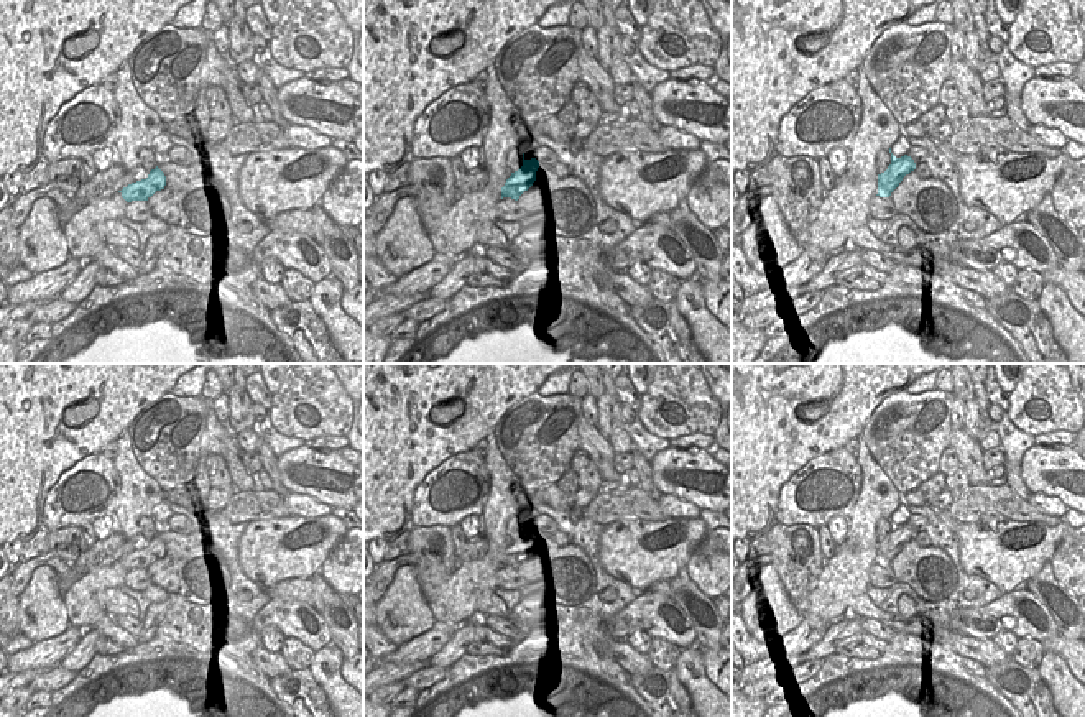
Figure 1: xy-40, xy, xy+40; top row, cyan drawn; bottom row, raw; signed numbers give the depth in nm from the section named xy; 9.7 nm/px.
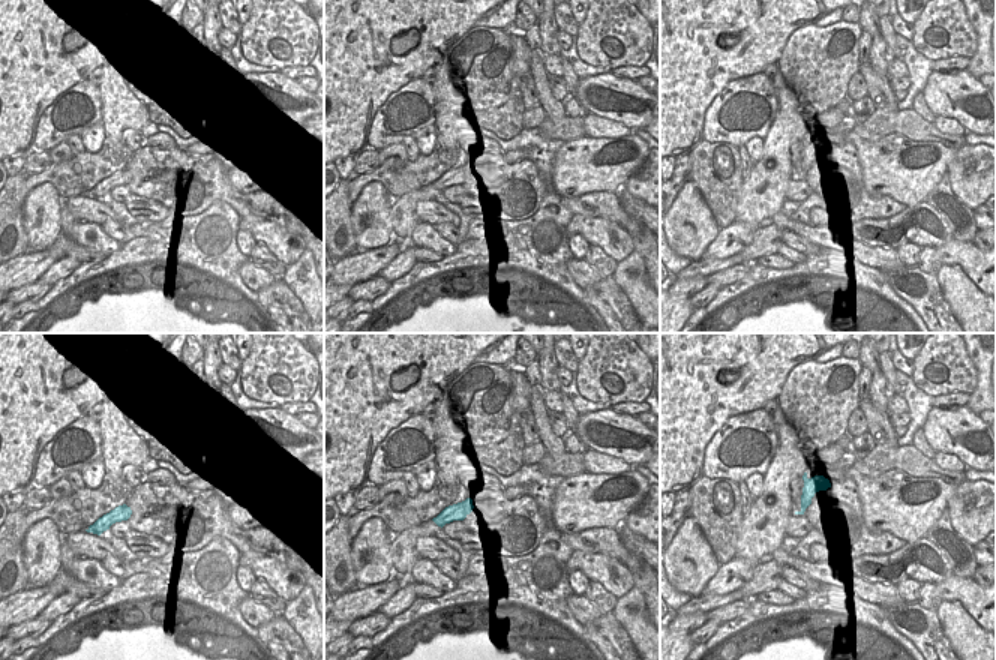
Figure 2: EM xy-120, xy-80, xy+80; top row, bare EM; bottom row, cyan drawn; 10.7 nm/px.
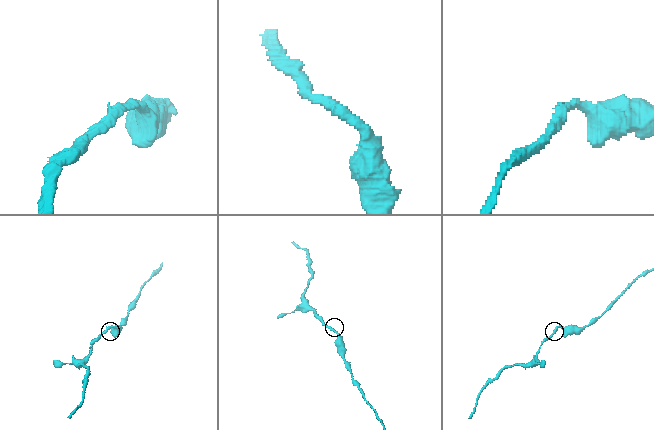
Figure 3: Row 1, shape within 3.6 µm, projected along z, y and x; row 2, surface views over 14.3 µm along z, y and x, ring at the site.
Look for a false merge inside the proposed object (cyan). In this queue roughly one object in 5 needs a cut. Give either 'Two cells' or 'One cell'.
One cell.

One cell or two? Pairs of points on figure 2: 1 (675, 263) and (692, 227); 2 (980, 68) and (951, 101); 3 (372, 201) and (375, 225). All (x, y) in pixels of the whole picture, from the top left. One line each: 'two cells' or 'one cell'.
1: two cells
2: two cells
3: one cell

